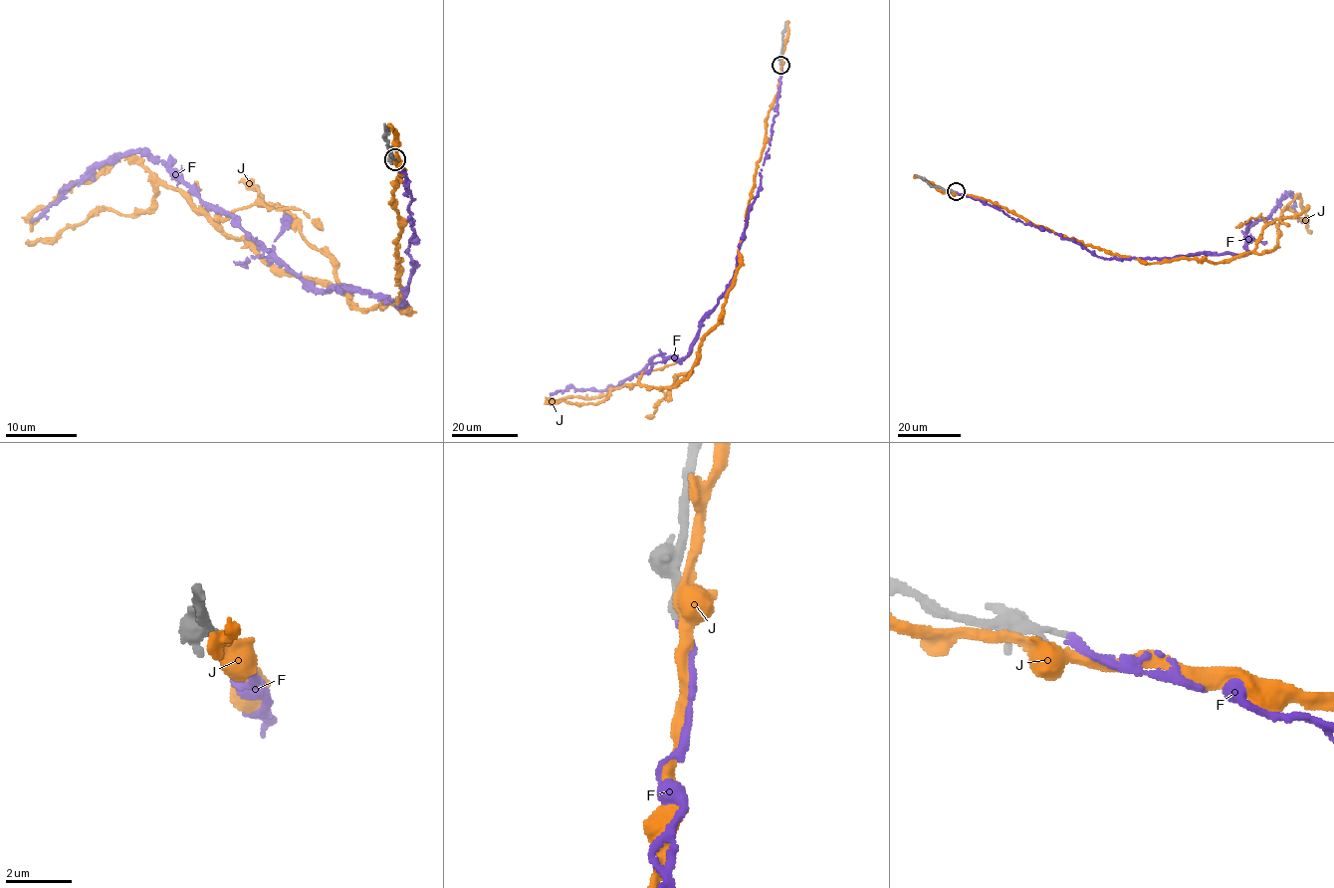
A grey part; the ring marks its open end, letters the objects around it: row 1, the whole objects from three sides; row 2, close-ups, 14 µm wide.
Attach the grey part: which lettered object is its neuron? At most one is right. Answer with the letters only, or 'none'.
F

